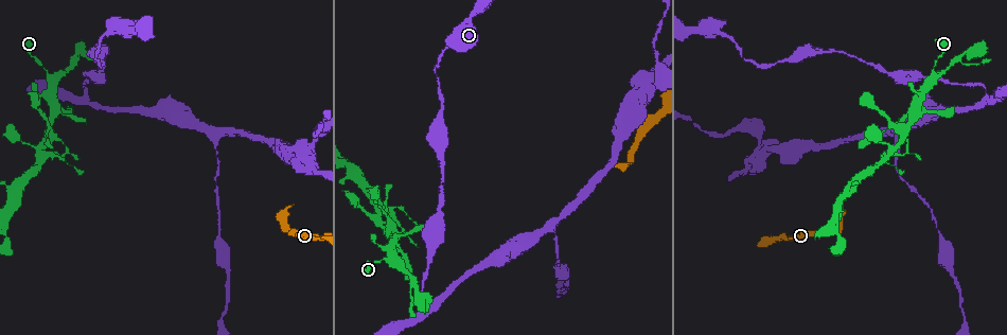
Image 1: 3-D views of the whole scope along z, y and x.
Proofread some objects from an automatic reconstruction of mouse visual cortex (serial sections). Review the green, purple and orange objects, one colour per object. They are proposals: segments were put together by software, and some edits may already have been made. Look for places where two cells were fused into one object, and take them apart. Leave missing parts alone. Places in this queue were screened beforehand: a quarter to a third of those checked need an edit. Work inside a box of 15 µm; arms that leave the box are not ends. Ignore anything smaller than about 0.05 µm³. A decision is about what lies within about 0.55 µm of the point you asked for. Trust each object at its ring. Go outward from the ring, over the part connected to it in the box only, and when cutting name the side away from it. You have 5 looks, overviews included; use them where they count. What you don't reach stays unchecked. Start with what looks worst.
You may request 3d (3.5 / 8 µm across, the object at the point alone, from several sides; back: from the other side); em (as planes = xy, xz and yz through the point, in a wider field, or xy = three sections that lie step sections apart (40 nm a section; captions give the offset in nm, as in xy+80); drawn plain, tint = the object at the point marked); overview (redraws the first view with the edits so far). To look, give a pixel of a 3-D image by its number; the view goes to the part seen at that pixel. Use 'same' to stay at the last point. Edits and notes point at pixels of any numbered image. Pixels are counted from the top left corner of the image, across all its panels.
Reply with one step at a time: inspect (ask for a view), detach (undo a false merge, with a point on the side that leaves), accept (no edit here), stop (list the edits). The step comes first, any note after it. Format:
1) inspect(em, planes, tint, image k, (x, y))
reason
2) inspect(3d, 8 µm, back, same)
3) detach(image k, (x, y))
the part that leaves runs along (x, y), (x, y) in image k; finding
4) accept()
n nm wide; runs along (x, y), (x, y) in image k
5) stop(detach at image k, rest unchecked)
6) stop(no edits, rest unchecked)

inspect(3d, 8 µm, image 1, (282, 226))
sharp bend

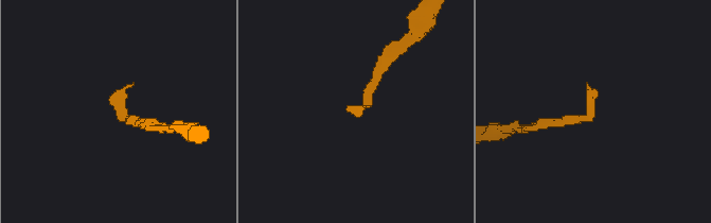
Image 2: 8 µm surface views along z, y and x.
inspect(3d, 3.5 µm, image 2, (586, 113))
closer look

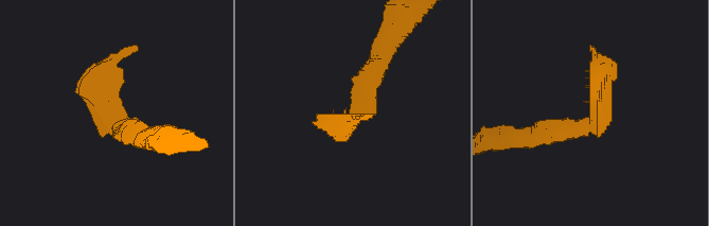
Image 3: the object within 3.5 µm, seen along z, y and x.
inspect(em, xy, step 2, tint, image 3, (106, 116))
shape alone is not enough

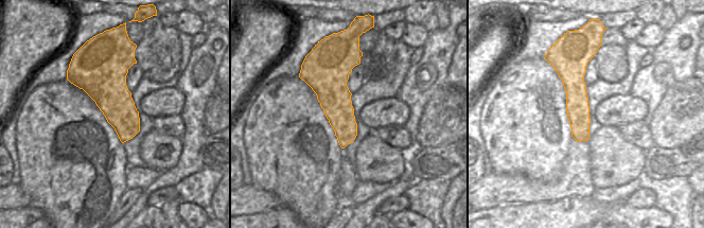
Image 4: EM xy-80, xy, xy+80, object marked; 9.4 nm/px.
detach(image 3, (605, 97))
the part that leaves runs along (589, 126), (601, 109), (592, 48) in image 3; two cells meet here

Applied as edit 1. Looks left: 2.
inspect(3d, 3.5 µm, image 1, (987, 101))
branch point

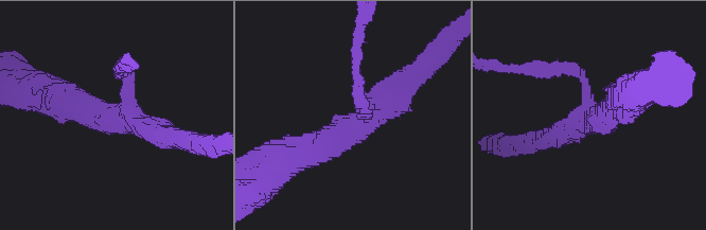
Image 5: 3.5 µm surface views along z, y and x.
inspect(em, planes, tint, image 5, (588, 116))
3 arms; arms of 200, 350, 450 nm

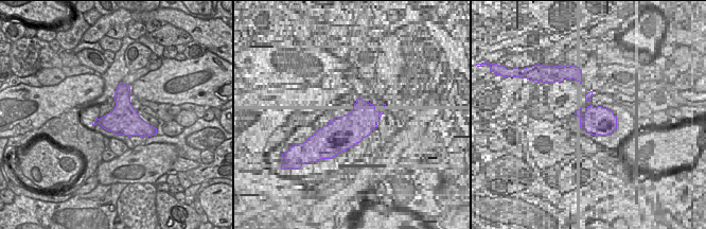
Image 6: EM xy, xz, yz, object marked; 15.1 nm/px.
accept()
runs along (120, 70), (129, 116), (178, 139) in image 5; all the same cell

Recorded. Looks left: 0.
stop(detach at image 3, rest unchecked)

